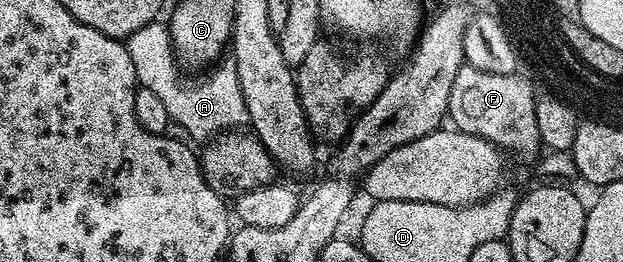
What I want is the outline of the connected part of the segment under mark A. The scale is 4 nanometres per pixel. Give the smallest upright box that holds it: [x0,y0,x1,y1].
[125,21,249,141]

